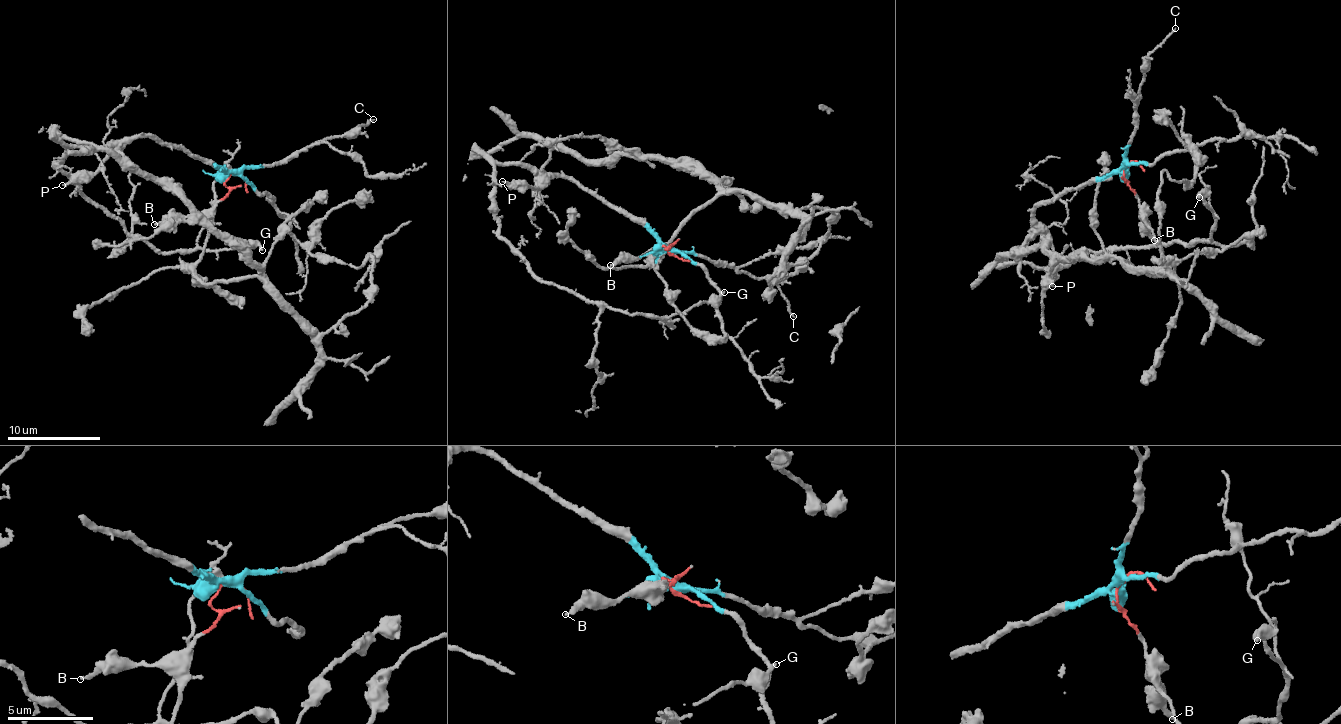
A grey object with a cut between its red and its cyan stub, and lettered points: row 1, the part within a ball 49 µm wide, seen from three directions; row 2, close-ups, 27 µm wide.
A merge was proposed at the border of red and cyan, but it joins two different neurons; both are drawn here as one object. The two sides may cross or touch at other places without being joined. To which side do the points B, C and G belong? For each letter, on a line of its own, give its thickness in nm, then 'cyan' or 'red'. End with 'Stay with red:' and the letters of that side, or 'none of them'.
B: 220 nm thick; red
C: 160 nm thick; cyan
G: 180 nm thick; cyan
Stay with red: B

